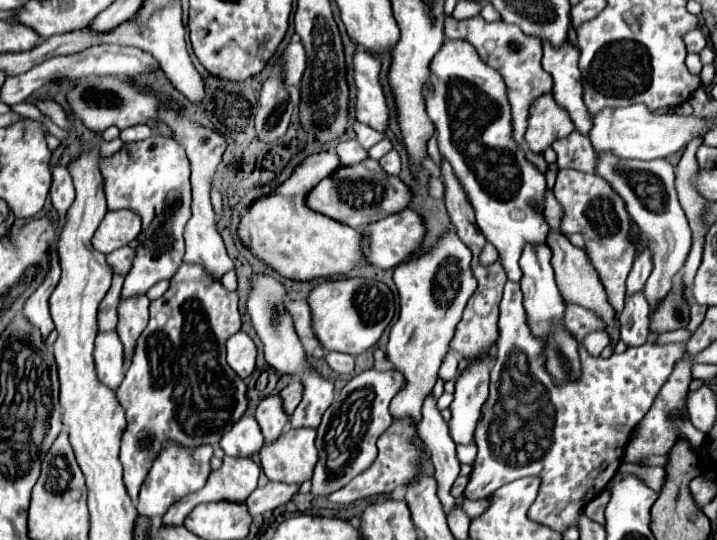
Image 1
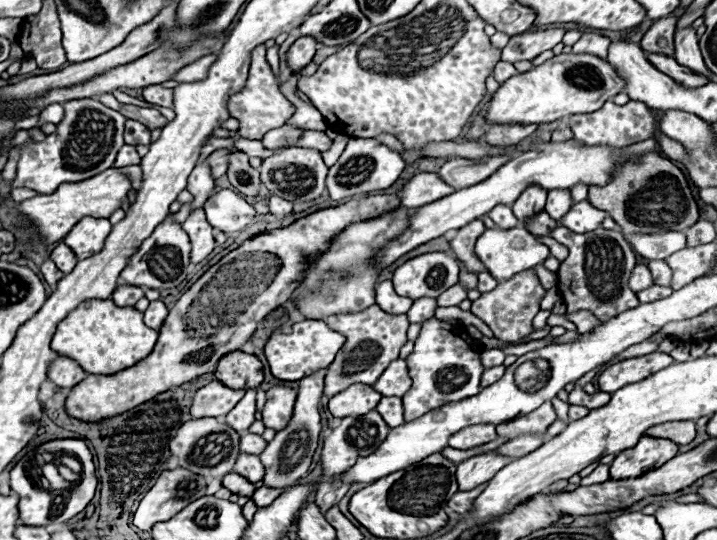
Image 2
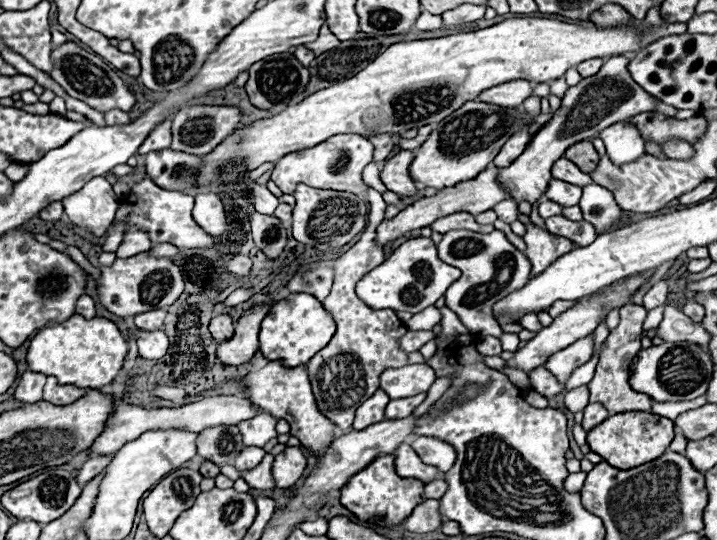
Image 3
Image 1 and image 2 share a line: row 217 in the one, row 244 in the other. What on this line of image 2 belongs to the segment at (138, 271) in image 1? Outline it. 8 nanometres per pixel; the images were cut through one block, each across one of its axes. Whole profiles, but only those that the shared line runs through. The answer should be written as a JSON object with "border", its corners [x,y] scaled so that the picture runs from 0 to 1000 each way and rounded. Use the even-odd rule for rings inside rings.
{"border":[[[237,396],[195,452],[190,470],[181,474],[181,485],[170,500],[167,515],[179,530],[204,530],[204,533],[215,533],[215,537],[234,537],[234,533],[245,533],[248,526],[254,526],[259,519],[262,493],[265,493],[265,448],[262,448],[262,433],[254,426],[251,411],[243,411],[243,404]]]}

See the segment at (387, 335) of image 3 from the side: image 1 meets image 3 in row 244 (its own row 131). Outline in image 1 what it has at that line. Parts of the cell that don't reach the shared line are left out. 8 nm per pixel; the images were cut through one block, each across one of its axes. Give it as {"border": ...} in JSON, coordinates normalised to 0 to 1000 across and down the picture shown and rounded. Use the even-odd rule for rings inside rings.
{"border":[[[494,226],[491,237],[494,237],[494,244],[497,244],[497,259],[505,267],[508,278],[516,278],[524,263],[530,263],[530,259],[536,256],[533,244],[519,241],[516,233],[510,233],[510,230],[505,230],[505,226]]]}

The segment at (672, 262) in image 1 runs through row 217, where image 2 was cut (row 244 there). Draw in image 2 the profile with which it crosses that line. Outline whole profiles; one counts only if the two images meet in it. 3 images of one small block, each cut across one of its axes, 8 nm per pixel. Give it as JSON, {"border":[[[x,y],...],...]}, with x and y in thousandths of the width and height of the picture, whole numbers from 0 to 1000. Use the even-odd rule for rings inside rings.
{"border":[[[929,430],[929,433],[870,433],[881,452],[884,467],[895,478],[932,478],[948,459],[957,459],[954,430]]]}

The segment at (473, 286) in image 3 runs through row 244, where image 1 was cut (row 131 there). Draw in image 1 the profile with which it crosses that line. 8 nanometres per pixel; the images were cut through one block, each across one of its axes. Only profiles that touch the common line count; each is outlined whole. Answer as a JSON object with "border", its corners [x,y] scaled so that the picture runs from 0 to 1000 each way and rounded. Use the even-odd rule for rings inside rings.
{"border":[[[619,74],[614,96],[605,104],[600,119],[605,152],[605,170],[594,178],[597,215],[611,241],[611,274],[614,285],[628,300],[639,337],[644,341],[661,393],[664,411],[681,448],[695,463],[695,478],[700,496],[706,500],[709,519],[725,519],[728,500],[722,493],[725,470],[734,452],[762,452],[762,430],[767,419],[756,400],[759,359],[762,359],[762,330],[759,322],[734,296],[734,267],[717,267],[711,252],[711,189],[706,189],[706,156],[700,156],[700,141],[689,133],[681,119],[672,119],[667,96],[647,74]]]}

